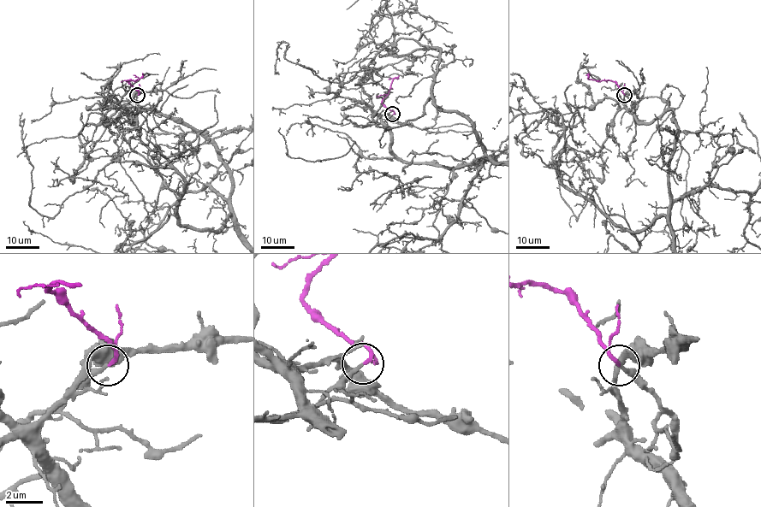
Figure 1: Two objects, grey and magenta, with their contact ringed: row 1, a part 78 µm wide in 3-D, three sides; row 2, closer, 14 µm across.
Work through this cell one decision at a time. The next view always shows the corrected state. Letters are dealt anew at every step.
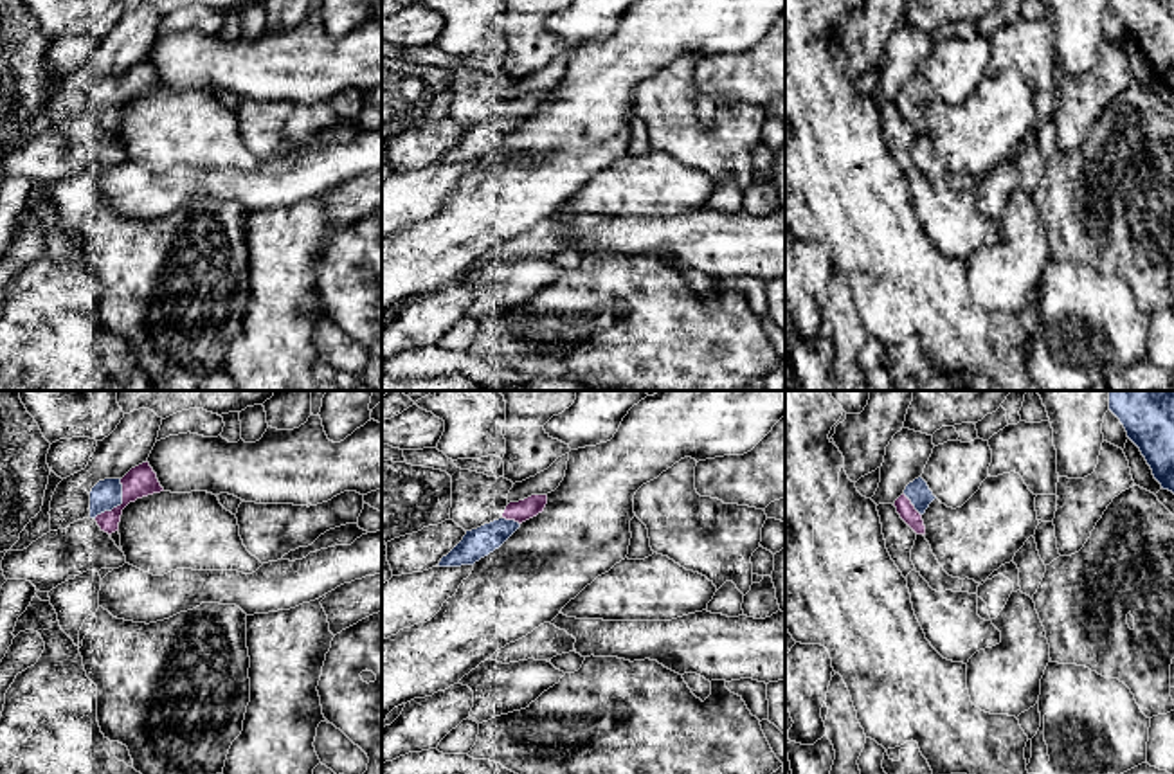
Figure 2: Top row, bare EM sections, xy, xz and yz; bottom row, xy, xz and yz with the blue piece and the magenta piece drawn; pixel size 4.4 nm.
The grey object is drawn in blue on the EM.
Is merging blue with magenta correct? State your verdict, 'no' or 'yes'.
yes

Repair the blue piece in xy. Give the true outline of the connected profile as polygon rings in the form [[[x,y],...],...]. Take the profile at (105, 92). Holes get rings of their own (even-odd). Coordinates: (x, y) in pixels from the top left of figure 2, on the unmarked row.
[[[149,59],[131,65],[122,76],[99,77],[90,88],[90,115],[101,128],[112,131],[119,128],[122,106],[137,95],[160,90],[157,70]]]

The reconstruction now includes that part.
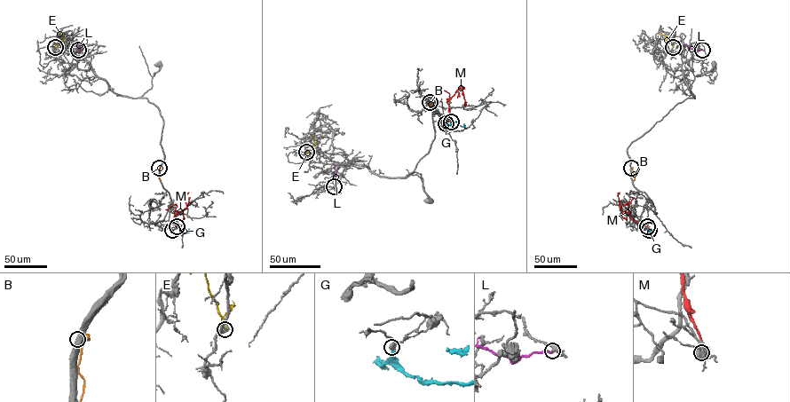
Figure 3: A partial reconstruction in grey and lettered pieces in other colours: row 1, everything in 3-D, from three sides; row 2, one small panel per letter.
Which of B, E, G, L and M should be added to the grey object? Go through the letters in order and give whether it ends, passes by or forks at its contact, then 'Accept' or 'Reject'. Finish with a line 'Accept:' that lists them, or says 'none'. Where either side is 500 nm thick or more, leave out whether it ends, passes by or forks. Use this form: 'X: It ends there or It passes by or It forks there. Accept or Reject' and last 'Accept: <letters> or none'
B: Reject
E: It ends there. Reject
G: It ends there. Reject
L: Reject
M: Reject
Accept: none

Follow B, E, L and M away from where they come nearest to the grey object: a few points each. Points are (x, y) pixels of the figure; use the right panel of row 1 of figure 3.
B: (631, 168), (634, 180)
E: (673, 47), (670, 40), (666, 40), (665, 35), (659, 33)
L: (702, 50), (690, 49), (684, 44)
M: (647, 226), (638, 224), (620, 209), (620, 193)

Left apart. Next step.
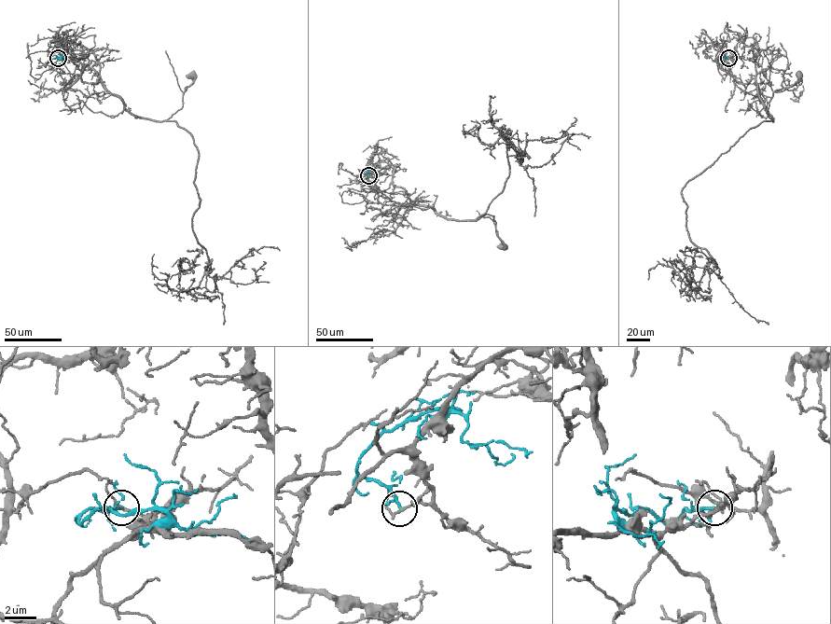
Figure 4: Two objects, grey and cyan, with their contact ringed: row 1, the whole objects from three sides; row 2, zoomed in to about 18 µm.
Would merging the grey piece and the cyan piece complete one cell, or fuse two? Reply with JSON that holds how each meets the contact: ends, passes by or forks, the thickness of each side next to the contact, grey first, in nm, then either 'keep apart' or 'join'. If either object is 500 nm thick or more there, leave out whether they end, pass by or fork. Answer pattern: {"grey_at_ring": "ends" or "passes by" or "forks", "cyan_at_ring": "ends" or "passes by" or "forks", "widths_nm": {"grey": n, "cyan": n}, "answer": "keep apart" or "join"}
{"grey_at_ring": "passes by", "cyan_at_ring": "ends", "widths_nm": {"grey": 140, "cyan": 180}, "answer": "keep apart"}

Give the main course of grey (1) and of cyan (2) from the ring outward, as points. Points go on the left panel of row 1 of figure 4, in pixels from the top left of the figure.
1: (58, 58), (79, 62), (82, 81), (95, 84), (99, 78), (132, 114), (159, 121), (182, 106), (192, 75)
2: (58, 58), (54, 59), (67, 61)

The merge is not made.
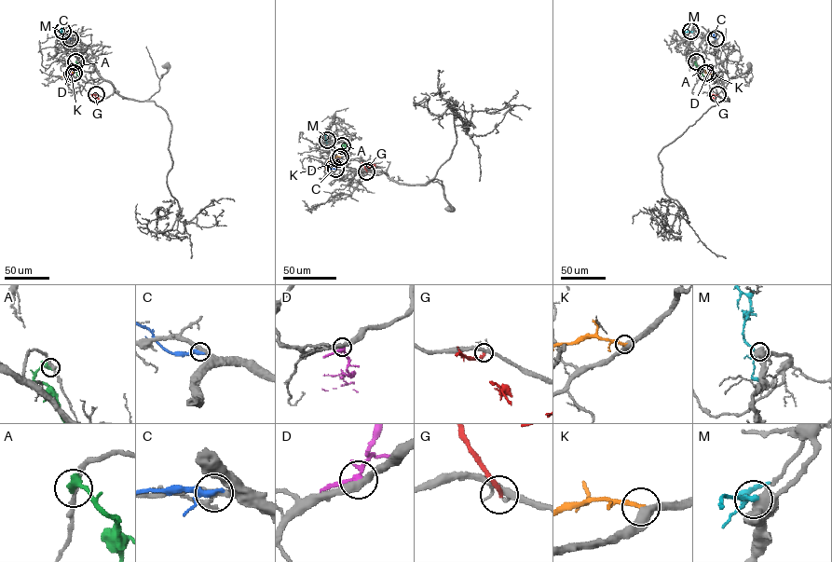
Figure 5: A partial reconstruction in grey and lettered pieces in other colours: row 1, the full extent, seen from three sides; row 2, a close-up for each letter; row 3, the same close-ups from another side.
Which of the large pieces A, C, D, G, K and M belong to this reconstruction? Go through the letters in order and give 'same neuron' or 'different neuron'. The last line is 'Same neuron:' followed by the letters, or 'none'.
A: different neuron
C: different neuron
D: different neuron
G: different neuron
K: same neuron
M: different neuron
Same neuron: K

